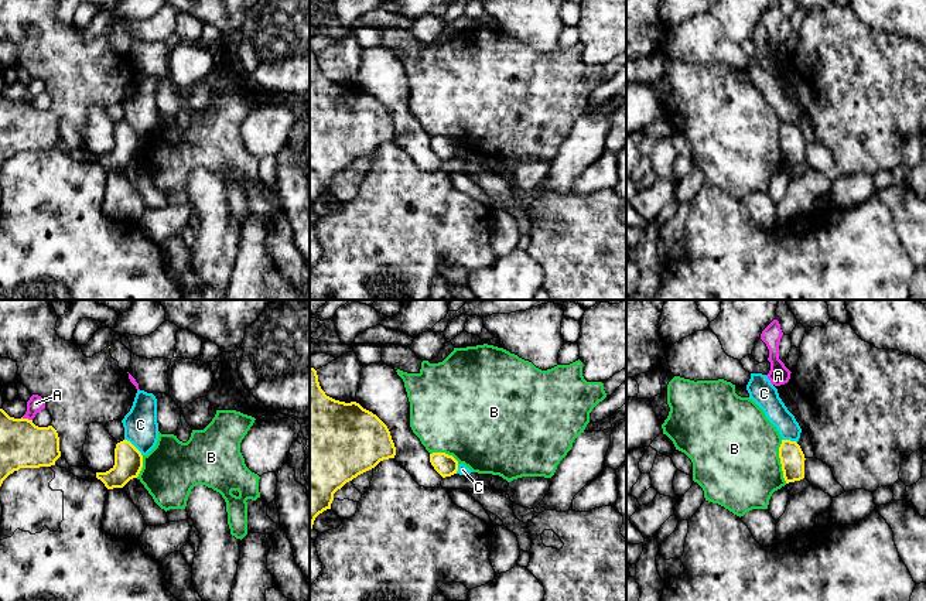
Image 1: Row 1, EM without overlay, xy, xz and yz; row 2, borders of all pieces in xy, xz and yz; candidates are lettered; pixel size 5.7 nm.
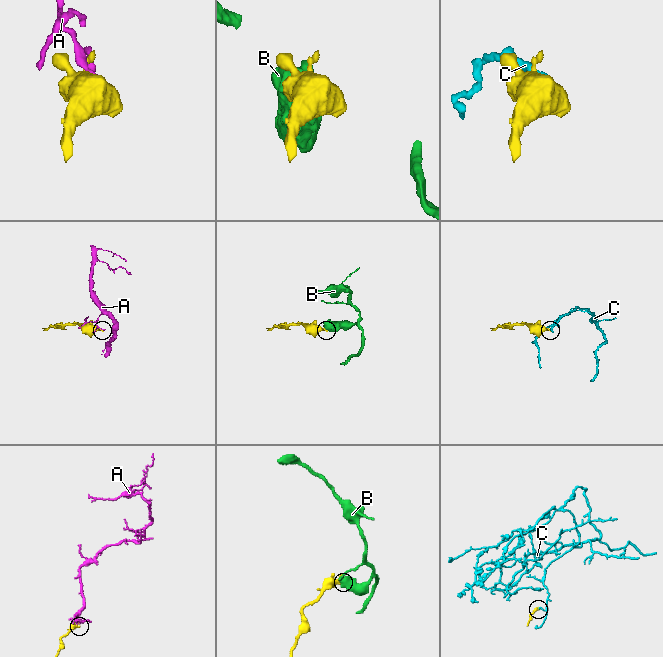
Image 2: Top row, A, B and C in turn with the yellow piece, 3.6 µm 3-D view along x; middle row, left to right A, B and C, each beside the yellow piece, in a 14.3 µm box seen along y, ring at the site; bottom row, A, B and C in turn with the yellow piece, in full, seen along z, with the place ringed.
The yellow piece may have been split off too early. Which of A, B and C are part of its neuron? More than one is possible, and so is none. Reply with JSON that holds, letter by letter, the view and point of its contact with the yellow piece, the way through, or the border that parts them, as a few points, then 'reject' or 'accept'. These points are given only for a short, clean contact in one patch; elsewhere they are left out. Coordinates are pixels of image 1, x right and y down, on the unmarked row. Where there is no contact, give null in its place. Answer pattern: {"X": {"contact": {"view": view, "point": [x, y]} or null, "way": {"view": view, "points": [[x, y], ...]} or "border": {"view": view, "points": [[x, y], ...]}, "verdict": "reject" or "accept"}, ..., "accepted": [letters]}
{"A": {"contact": {"view": "xy", "point": [27, 102]}, "verdict": "reject"}, "B": {"contact": {"view": "yz", "point": [781, 144]}, "border": {"view": "yz", "points": [[781, 123], [779, 146], [786, 166]]}, "verdict": "reject"}, "C": {"contact": {"view": "xy", "point": [135, 130]}, "border": {"view": "xy", "points": [[125, 122], [142, 139]]}, "verdict": "reject"}, "accepted": []}

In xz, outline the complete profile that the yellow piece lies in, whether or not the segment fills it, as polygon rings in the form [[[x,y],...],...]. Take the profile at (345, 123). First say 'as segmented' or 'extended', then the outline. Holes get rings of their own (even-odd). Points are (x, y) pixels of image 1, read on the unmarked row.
as segmented; [[[310,49],[310,212],[338,173],[394,139],[387,109],[356,85],[327,79]]]

